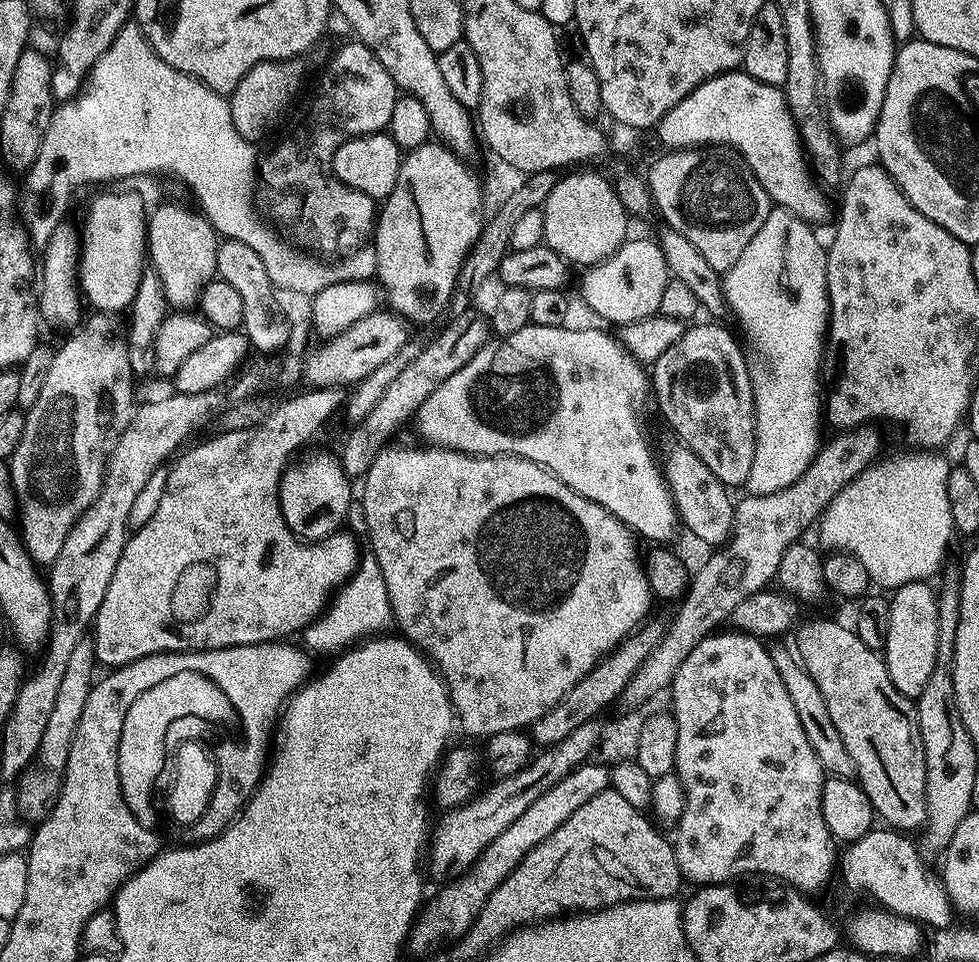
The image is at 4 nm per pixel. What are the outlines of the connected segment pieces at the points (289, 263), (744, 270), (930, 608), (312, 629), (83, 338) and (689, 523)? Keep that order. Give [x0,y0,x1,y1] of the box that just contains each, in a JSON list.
[[18,22,376,298],[722,207,828,496],[882,580,940,698],[302,552,393,653],[10,314,134,566],[666,446,734,546]]

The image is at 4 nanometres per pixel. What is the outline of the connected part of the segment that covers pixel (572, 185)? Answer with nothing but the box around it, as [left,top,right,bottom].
[544,170,629,265]

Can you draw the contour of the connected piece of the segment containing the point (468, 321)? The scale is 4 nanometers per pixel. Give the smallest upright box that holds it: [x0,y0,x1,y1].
[338,310,490,478]

